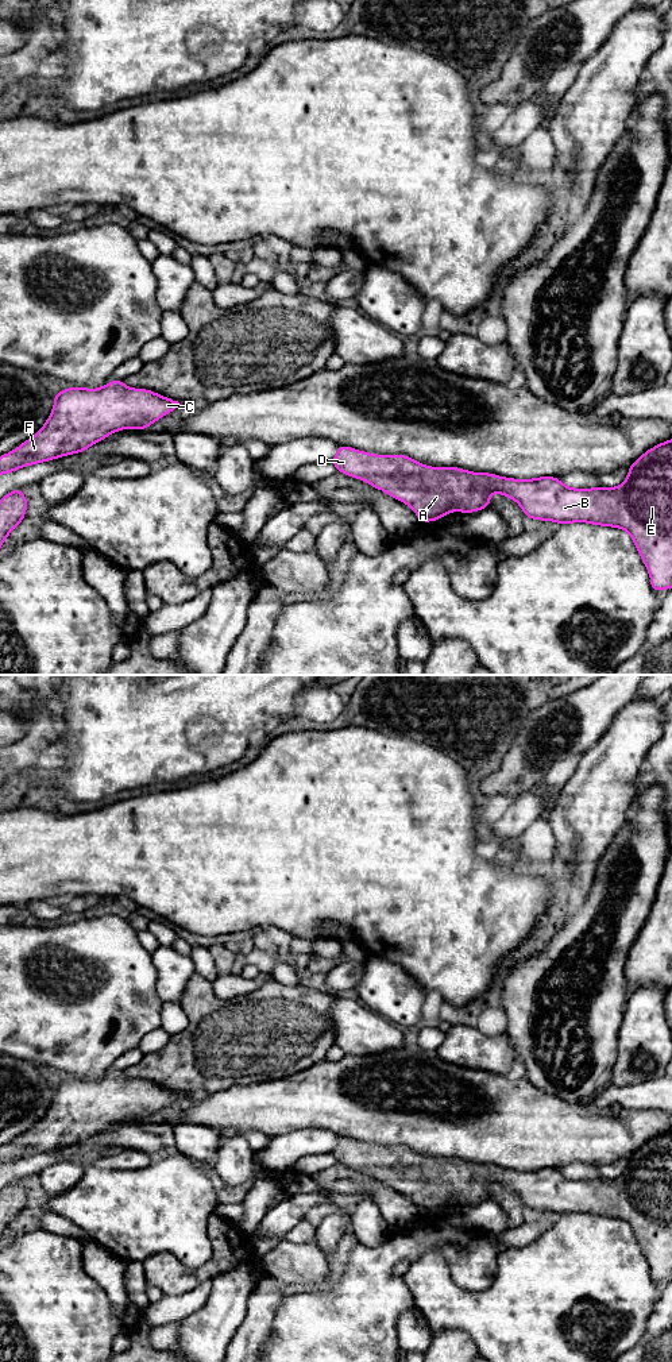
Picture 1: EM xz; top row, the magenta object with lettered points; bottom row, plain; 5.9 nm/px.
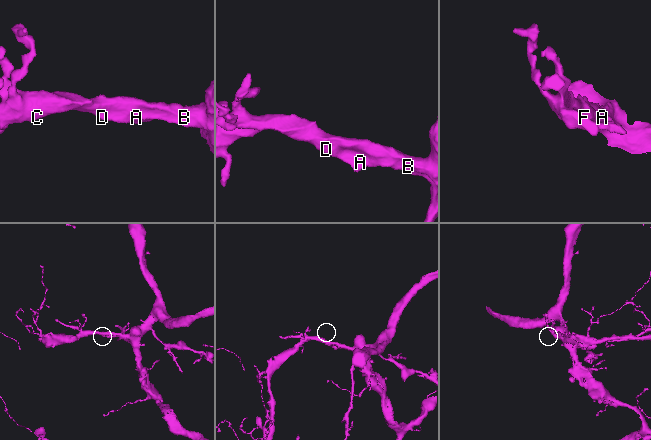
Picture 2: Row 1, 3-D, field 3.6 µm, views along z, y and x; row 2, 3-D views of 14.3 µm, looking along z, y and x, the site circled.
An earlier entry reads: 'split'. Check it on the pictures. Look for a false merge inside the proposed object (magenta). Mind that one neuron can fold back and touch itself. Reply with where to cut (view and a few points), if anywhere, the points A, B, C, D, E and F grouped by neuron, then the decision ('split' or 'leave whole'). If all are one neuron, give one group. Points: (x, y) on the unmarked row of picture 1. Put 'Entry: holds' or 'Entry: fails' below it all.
no cut; A B C D E F; leave whole
Entry: fails

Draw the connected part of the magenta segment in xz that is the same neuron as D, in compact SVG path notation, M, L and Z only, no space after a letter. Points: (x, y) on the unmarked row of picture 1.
M672 1130L634 1151L626 1172L618 1178L571 1180L555 1168L513 1170L457 1158L428 1158L406 1146L374 1146L345 1137L337 1137L331 1154L339 1164L362 1170L410 1197L420 1214L437 1212L453 1201L479 1203L490 1199L493 1184L499 1184L513 1189L528 1211L555 1212L560 1216L588 1214L623 1220L632 1227L648 1259L653 1284L672 1281Z

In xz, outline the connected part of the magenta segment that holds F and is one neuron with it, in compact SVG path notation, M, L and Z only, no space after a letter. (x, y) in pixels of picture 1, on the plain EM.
M113 1070L99 1080L67 1079L54 1085L54 1099L45 1116L13 1142L0 1147L0 1166L55 1149L86 1142L111 1124L134 1119L144 1122L182 1096L147 1080L132 1080Z

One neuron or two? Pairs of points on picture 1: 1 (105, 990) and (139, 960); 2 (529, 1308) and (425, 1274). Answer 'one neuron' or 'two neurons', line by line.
1: one neuron
2: one neuron

